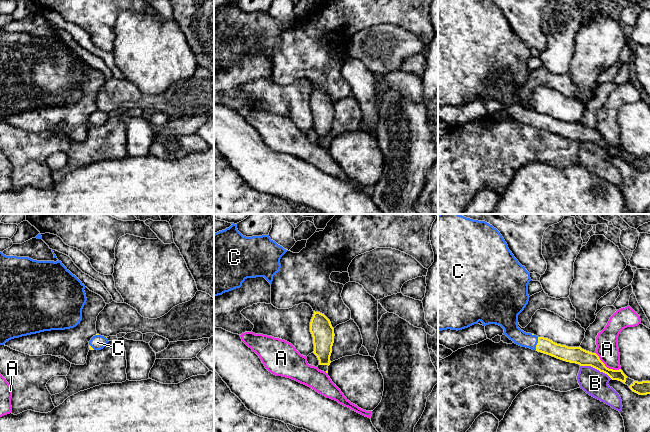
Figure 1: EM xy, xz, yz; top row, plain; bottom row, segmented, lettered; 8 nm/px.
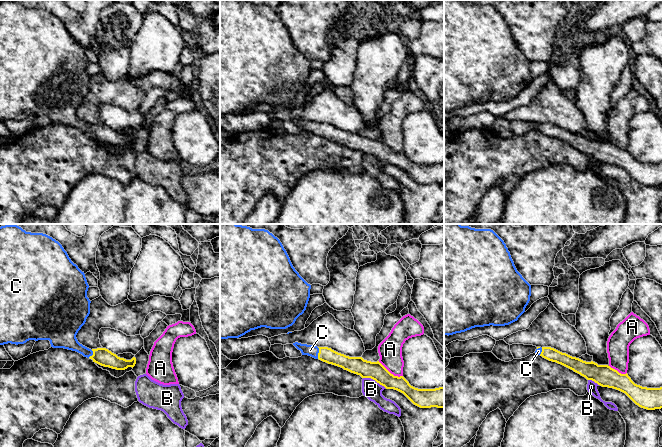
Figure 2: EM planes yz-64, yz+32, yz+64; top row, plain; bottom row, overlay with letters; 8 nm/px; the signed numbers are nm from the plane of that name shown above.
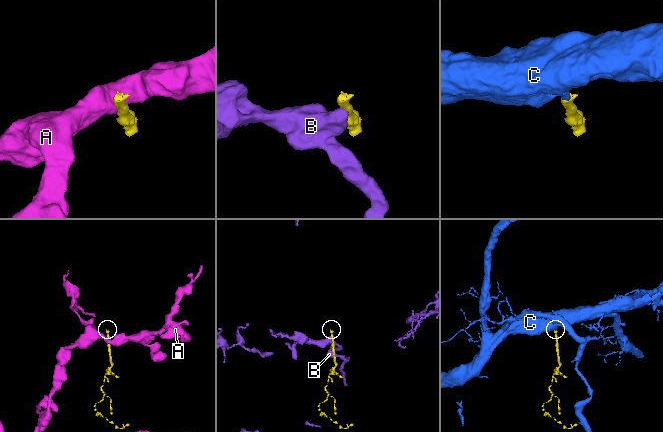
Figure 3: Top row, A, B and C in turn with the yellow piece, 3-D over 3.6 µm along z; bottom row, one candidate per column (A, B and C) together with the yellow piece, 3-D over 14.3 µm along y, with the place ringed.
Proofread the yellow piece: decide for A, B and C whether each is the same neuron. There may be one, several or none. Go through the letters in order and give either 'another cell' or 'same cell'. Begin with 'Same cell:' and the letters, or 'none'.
Same cell: C
A: another cell
B: another cell
C: same cell

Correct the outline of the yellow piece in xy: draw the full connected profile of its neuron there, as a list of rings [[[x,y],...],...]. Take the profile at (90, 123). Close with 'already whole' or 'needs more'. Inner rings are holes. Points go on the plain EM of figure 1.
[[[96,110],[89,117],[89,124],[91,126],[101,126],[107,121],[108,118],[107,113]]] | needs more

